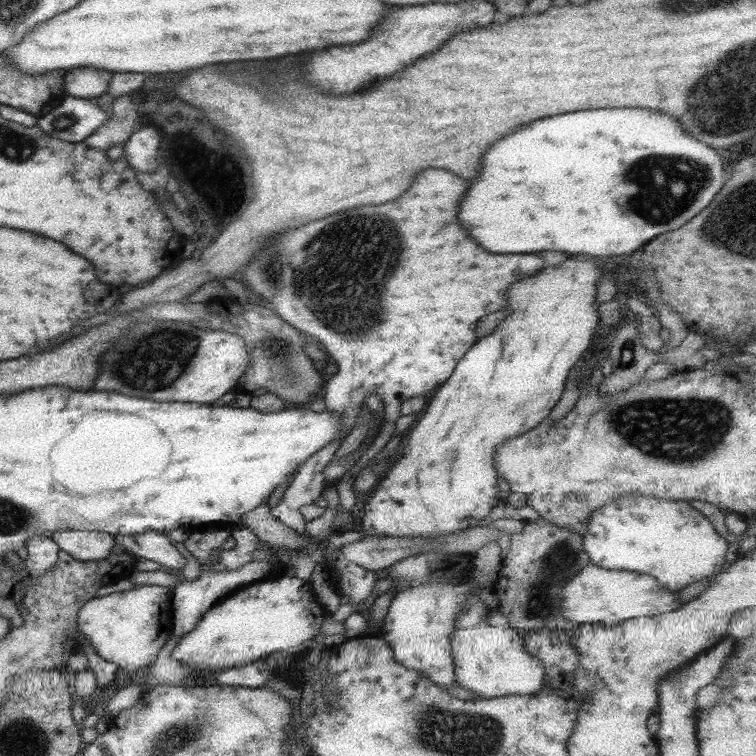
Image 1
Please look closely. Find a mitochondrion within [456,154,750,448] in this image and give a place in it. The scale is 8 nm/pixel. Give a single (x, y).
(709, 231)

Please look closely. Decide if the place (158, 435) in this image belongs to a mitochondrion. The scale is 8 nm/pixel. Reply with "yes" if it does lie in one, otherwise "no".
no

